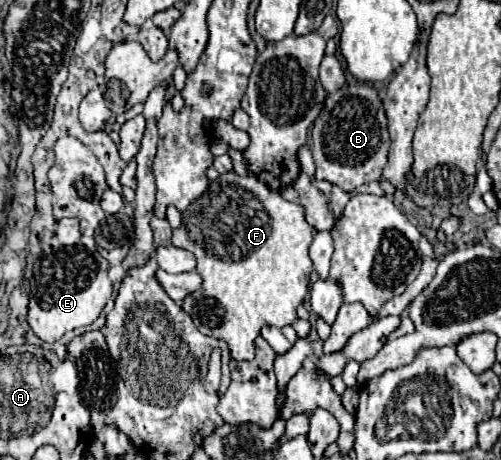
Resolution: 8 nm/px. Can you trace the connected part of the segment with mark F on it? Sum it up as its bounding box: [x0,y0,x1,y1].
[173,171,315,359]

